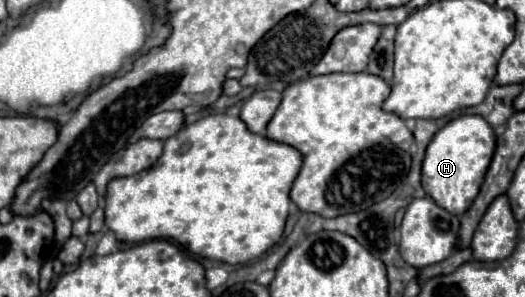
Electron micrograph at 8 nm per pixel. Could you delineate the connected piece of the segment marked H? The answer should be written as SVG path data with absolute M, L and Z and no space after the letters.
M461 115L449 121L435 133L427 147L423 161L421 183L425 193L443 209L455 215L463 215L475 201L491 157L495 153L495 133L489 123L479 115Z

